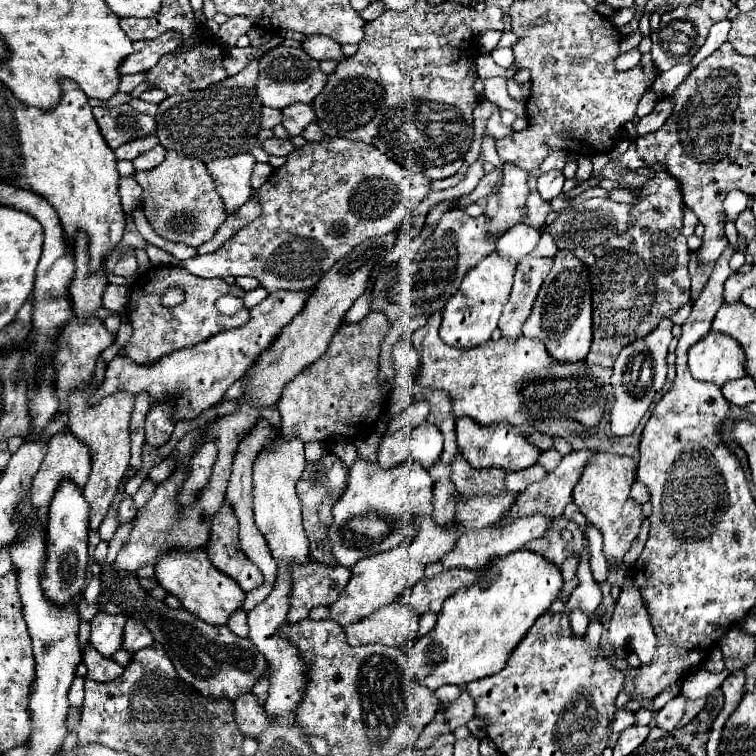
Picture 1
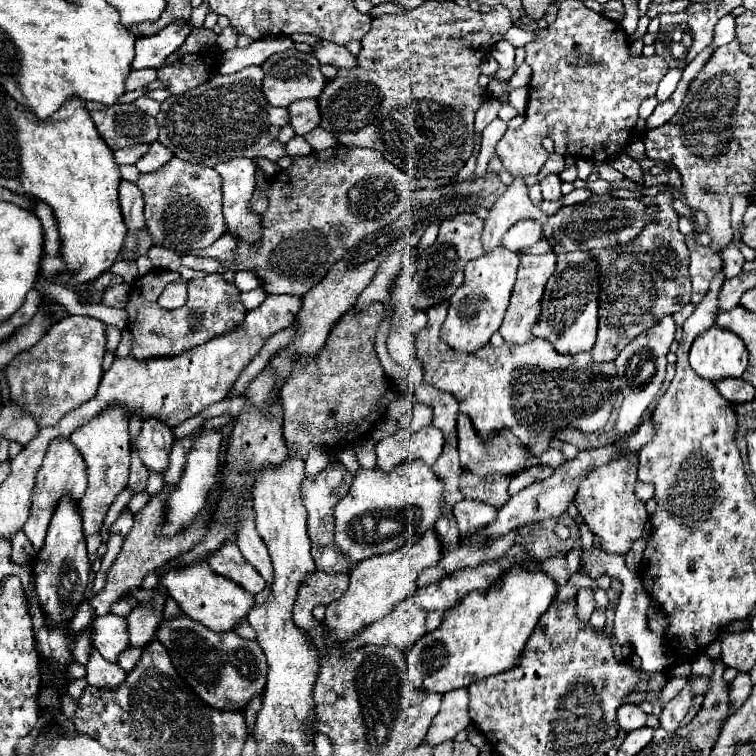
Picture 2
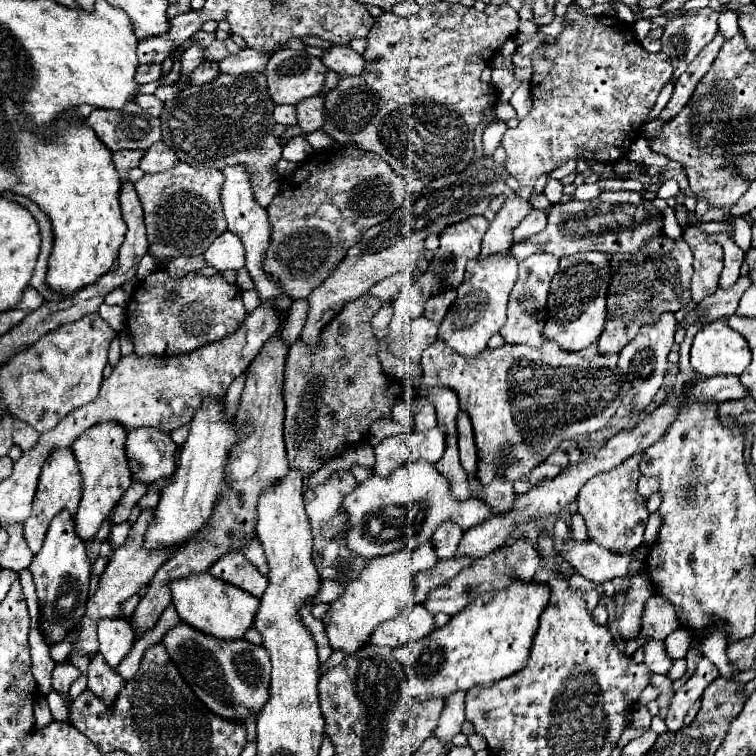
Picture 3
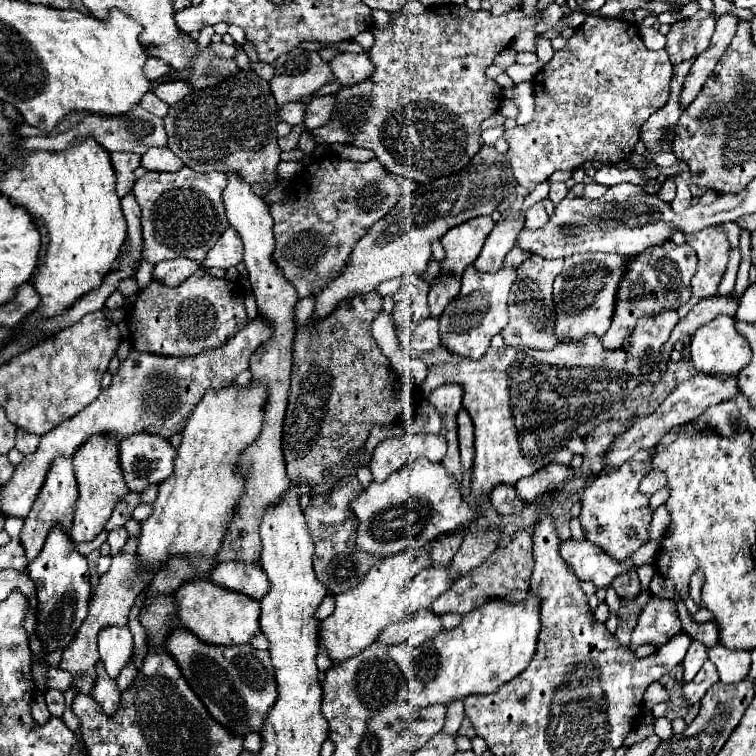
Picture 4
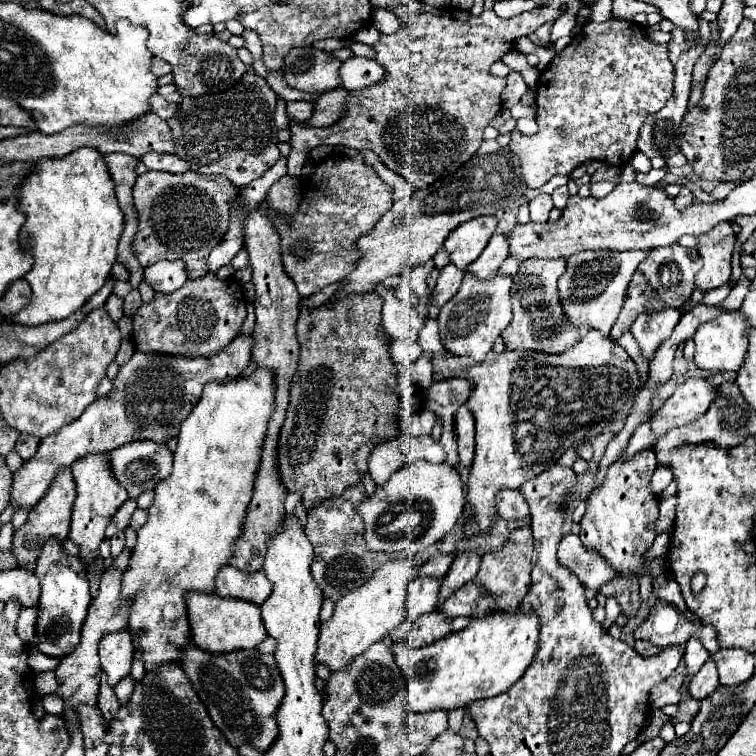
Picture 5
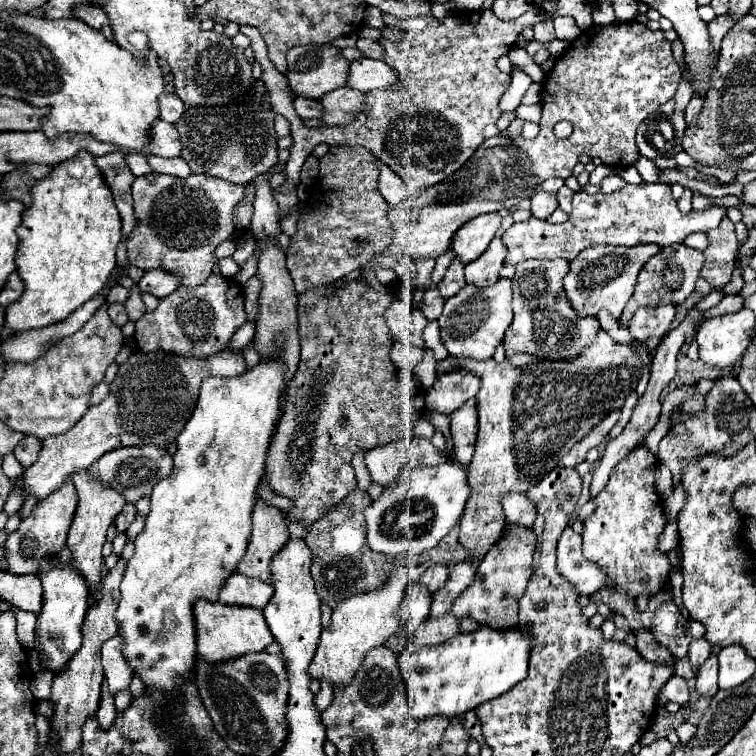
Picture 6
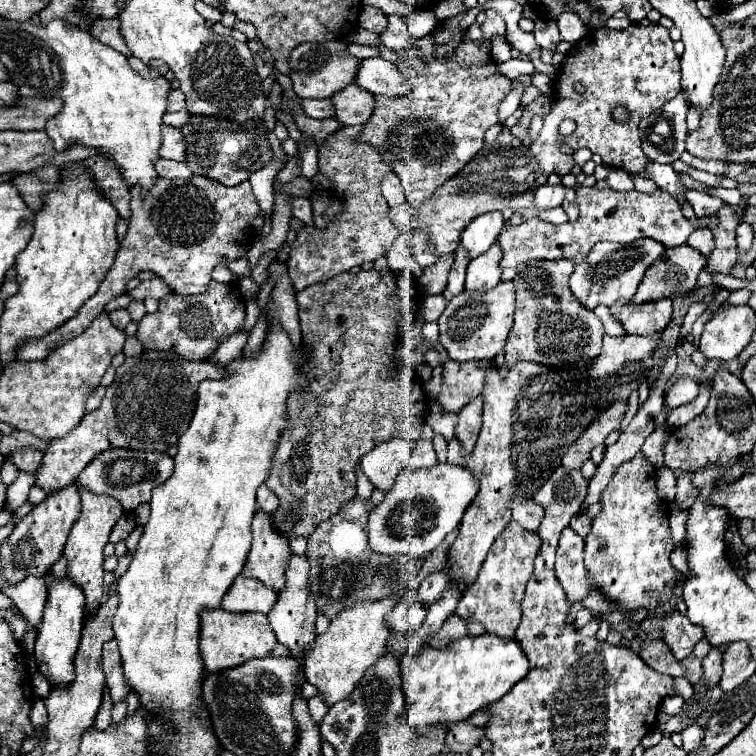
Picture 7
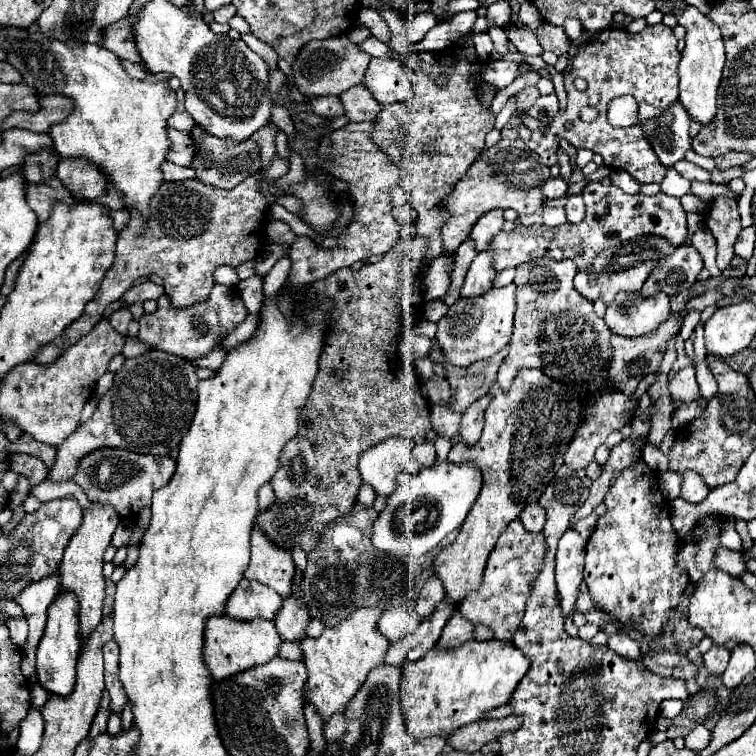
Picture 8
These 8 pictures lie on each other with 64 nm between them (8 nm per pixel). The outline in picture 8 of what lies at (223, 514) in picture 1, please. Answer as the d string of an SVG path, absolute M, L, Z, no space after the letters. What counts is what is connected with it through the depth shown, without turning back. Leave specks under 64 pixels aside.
M242 578L226 602L226 616L240 620L260 616L272 620L278 606L282 606L282 598L272 588L256 580Z

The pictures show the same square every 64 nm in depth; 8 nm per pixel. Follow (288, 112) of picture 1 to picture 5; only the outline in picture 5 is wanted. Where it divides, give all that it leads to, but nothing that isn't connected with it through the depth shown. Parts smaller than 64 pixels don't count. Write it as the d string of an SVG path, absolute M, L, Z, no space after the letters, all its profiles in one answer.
M336 88L336 90L330 90L330 92L322 94L314 102L314 114L308 120L308 124L314 126L314 128L334 124L338 120L340 112L342 112L342 106L344 106L346 96L348 96L348 90L346 88Z

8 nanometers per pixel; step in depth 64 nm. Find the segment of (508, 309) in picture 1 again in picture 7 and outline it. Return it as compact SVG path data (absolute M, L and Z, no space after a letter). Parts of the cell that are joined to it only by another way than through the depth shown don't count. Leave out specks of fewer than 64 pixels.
M540 260L520 264L514 278L516 314L508 334L504 370L518 360L532 360L552 368L584 368L600 354L604 328L600 318L576 302L568 288L574 264L568 260Z

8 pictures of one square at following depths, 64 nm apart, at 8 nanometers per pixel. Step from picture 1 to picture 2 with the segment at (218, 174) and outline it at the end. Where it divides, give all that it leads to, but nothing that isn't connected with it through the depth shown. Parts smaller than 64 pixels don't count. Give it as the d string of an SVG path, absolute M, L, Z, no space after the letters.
M232 158L216 164L214 170L222 176L224 218L228 230L248 242L260 240L260 218L248 210L254 192L256 162L252 158Z

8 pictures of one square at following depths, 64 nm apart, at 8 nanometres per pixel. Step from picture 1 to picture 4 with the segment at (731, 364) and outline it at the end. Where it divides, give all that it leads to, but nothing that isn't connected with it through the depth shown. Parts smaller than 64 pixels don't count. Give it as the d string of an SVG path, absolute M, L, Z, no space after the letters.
M718 316L710 324L704 324L700 330L694 332L692 344L690 344L690 362L698 372L704 374L726 374L726 376L736 376L744 366L748 366L752 352L748 340L738 334L734 328L734 318L730 316Z

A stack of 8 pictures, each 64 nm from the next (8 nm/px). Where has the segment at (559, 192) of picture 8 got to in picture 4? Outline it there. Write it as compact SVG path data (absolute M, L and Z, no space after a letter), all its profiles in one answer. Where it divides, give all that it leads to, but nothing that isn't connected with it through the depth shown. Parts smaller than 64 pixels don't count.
M534 204L534 206L526 212L524 228L526 228L526 230L536 230L536 228L544 226L546 222L548 222L548 214L546 214L546 210L542 208L542 204Z

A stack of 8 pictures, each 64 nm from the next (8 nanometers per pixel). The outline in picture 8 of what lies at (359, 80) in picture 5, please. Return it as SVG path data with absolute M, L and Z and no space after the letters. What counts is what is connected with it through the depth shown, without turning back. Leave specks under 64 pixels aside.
M372 58L362 82L380 104L410 100L414 96L412 84L398 60Z

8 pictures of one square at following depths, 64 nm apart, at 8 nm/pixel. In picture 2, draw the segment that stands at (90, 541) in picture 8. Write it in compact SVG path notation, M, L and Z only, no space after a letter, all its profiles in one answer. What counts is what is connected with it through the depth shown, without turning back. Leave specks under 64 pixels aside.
M112 406L112 410L104 410L104 414L96 414L96 418L92 418L92 422L80 426L80 430L76 430L70 436L70 441L82 450L84 462L88 466L88 488L80 500L86 536L100 532L100 526L106 518L106 512L108 512L112 500L128 484L128 471L130 472L128 468L130 468L131 460L129 420L128 414L124 414L124 410L120 410L120 406Z

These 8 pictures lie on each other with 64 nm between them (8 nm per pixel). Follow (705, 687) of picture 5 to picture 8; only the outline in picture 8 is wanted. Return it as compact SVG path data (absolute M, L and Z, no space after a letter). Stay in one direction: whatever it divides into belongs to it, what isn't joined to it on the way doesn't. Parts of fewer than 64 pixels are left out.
M712 646L706 654L704 654L704 666L708 668L708 672L716 678L722 676L722 672L726 670L730 658L730 650L726 650L724 646Z

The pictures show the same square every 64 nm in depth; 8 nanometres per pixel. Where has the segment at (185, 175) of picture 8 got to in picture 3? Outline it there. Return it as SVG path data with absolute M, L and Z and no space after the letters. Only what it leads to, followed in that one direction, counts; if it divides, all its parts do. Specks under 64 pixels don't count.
M156 142L156 146L150 146L144 154L144 158L140 160L140 170L142 172L160 172L160 170L168 170L178 162L176 154L164 146L162 142Z

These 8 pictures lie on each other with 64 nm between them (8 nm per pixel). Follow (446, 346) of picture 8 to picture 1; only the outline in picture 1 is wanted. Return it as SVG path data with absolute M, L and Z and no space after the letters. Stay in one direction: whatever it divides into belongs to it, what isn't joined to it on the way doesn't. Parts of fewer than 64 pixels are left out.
M492 252L484 260L480 260L472 270L466 272L458 292L446 302L442 312L442 324L440 324L440 338L448 346L456 348L472 348L478 344L484 344L490 340L490 334L494 332L502 306L506 304L512 288L516 264L510 260L504 260L498 256L498 252Z

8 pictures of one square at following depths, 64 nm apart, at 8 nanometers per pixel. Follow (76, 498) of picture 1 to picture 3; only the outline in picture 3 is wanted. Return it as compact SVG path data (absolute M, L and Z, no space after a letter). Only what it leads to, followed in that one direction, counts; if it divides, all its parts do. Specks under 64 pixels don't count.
M68 510L56 514L56 518L50 522L46 542L42 550L34 556L30 572L34 576L40 604L40 632L46 644L56 644L64 640L74 626L80 624L90 586L90 560L86 556L86 544L80 542L74 516L70 516Z

